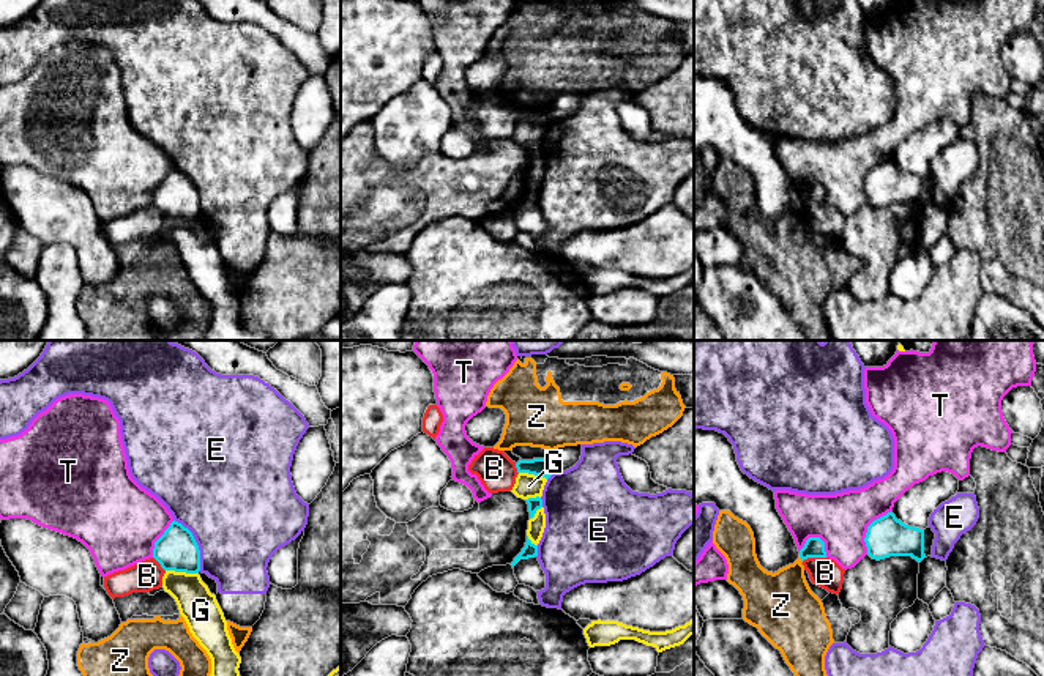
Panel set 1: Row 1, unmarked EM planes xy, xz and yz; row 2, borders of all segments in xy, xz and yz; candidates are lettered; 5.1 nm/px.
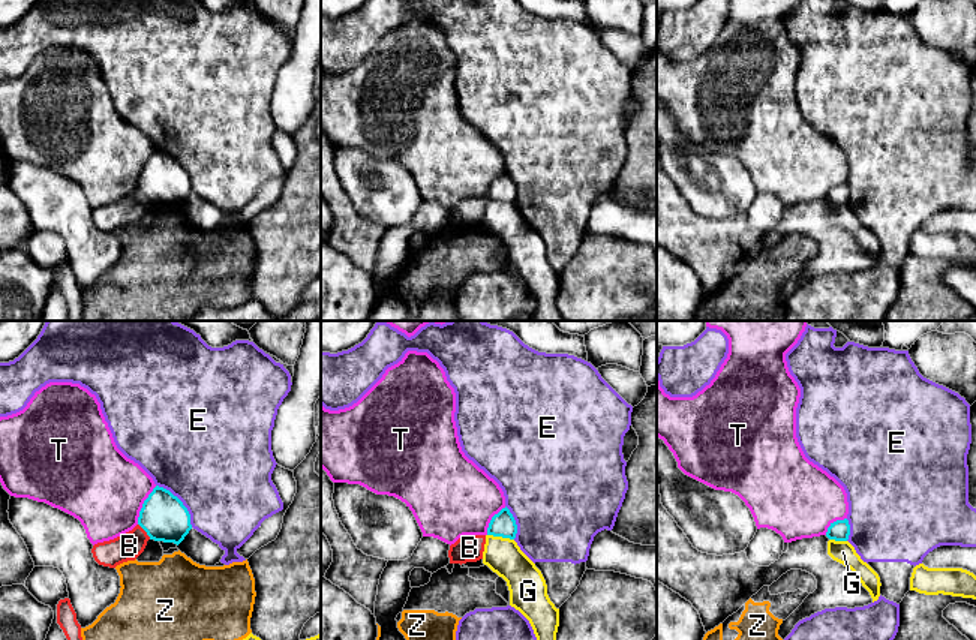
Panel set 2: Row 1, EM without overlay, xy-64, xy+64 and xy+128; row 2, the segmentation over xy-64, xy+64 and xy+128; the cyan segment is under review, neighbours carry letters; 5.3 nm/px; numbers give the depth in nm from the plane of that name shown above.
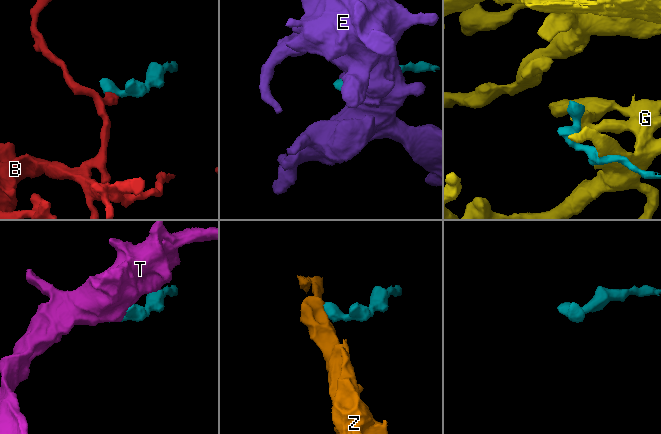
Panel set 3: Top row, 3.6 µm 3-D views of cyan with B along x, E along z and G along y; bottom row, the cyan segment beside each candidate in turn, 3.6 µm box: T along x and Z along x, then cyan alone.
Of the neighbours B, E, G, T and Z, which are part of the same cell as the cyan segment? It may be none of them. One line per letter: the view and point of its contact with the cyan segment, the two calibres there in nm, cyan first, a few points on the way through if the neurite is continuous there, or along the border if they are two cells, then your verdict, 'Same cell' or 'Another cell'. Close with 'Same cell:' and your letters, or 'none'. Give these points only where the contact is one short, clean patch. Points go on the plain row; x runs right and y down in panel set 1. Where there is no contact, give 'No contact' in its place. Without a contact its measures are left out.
B: Touches cyan at yz (814, 204). Thickness 110 nm (cyan) against 150 nm. Boundary: yz (825, 204), (808, 204), (803, 208). Another cell
E: Touches cyan at xy (196, 191). Thickness 220 nm (cyan) against 480 nm. Another cell
G: Touches cyan at xy (182, 218). Thickness 220 nm (cyan) against 190 nm. Another cell
T: Touches cyan at yz (868, 175). Thickness 200 nm (cyan) against 280 nm. Another cell
Z: Touches cyan at yz (801, 207). Thickness 110 nm (cyan) against 320 nm. Boundary: yz (800, 204), (801, 208). Another cell
Same cell: none

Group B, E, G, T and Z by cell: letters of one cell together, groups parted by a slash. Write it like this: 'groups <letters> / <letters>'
groups B / E / G / T / Z

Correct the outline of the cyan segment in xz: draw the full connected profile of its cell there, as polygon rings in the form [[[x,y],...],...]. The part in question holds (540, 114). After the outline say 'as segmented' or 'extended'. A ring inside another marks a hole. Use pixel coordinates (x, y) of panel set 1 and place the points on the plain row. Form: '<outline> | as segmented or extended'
[[[549,106],[519,107],[516,115],[517,120],[528,120],[546,126],[552,123]]] | as segmented

